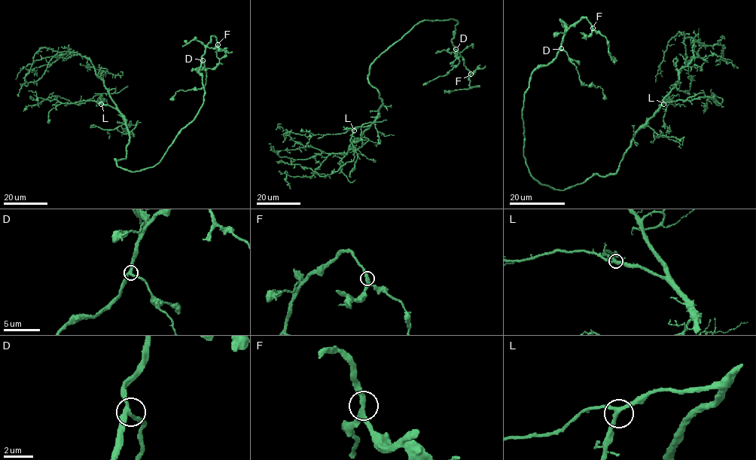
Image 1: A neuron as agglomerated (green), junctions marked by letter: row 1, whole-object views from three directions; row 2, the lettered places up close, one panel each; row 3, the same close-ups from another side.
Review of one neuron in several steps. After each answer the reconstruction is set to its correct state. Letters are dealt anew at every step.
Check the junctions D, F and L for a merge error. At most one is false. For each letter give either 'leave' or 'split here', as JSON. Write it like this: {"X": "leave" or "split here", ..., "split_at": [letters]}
{"D": "leave", "F": "leave", "L": "leave", "split_at": []}

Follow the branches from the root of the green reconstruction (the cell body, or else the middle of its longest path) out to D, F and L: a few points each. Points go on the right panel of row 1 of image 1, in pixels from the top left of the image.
D: (570, 187), (556, 190), (540, 184), (531, 175), (524, 156), (524, 92), (531, 74), (547, 66), (561, 48)
F: (570, 187), (540, 184), (528, 169), (524, 94), (531, 74), (556, 57), (570, 26), (586, 18), (592, 28)
L: (570, 187), (583, 183), (595, 174), (607, 176), (615, 173), (634, 135), (663, 104)

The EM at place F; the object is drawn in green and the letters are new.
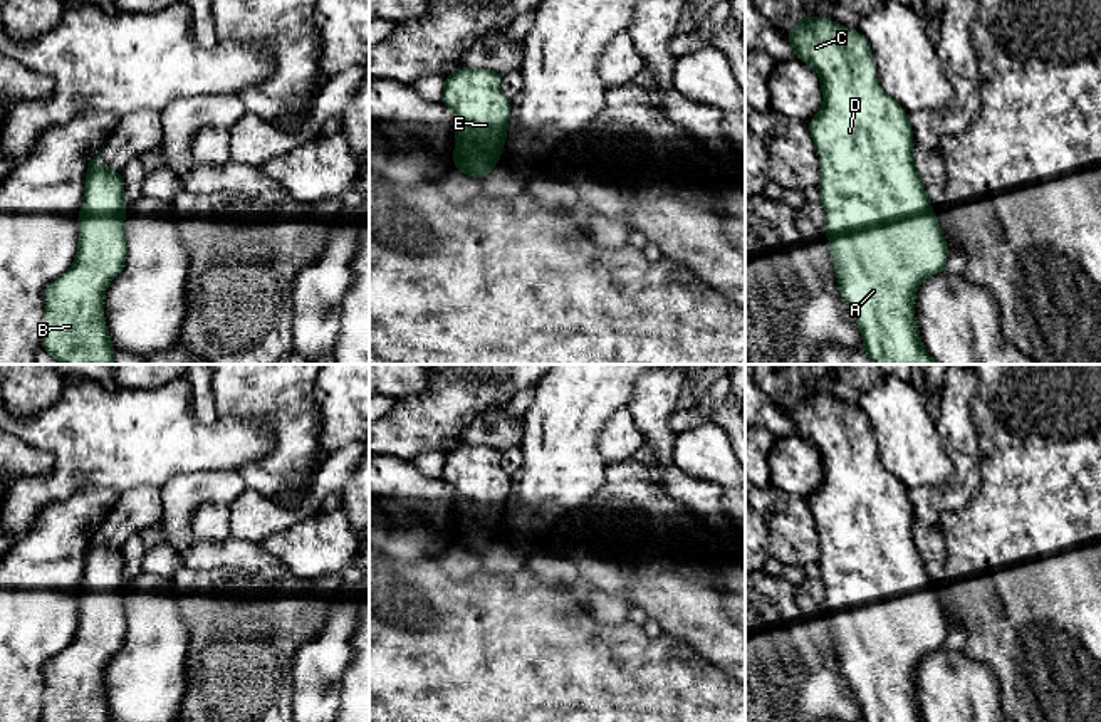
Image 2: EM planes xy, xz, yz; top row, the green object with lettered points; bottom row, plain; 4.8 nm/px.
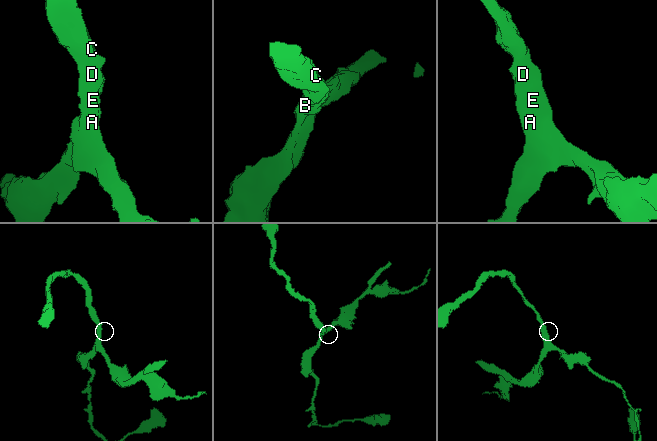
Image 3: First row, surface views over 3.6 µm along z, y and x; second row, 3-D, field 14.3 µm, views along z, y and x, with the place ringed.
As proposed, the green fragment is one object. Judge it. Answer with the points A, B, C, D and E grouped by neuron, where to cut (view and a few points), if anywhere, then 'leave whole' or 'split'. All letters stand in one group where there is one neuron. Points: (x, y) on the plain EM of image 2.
A B C D E | no cut | leave whole

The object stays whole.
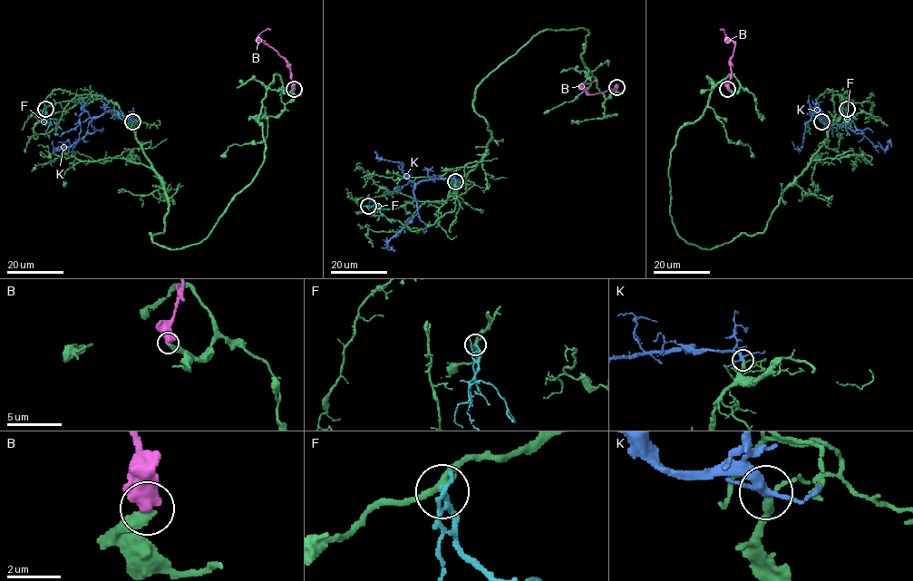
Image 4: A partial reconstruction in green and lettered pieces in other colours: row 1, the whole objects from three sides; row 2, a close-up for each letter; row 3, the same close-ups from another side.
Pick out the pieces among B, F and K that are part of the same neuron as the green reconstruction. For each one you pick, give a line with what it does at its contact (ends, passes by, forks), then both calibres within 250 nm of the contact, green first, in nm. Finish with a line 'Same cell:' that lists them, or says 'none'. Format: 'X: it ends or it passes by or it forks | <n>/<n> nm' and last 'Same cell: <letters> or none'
K: it forks | 240/220 nm
Same cell: K

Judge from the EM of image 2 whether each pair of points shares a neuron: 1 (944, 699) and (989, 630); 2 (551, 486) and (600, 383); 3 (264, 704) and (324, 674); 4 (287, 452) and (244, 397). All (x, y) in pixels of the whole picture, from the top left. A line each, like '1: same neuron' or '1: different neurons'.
1: different neurons
2: same neuron
3: different neurons
4: same neuron

